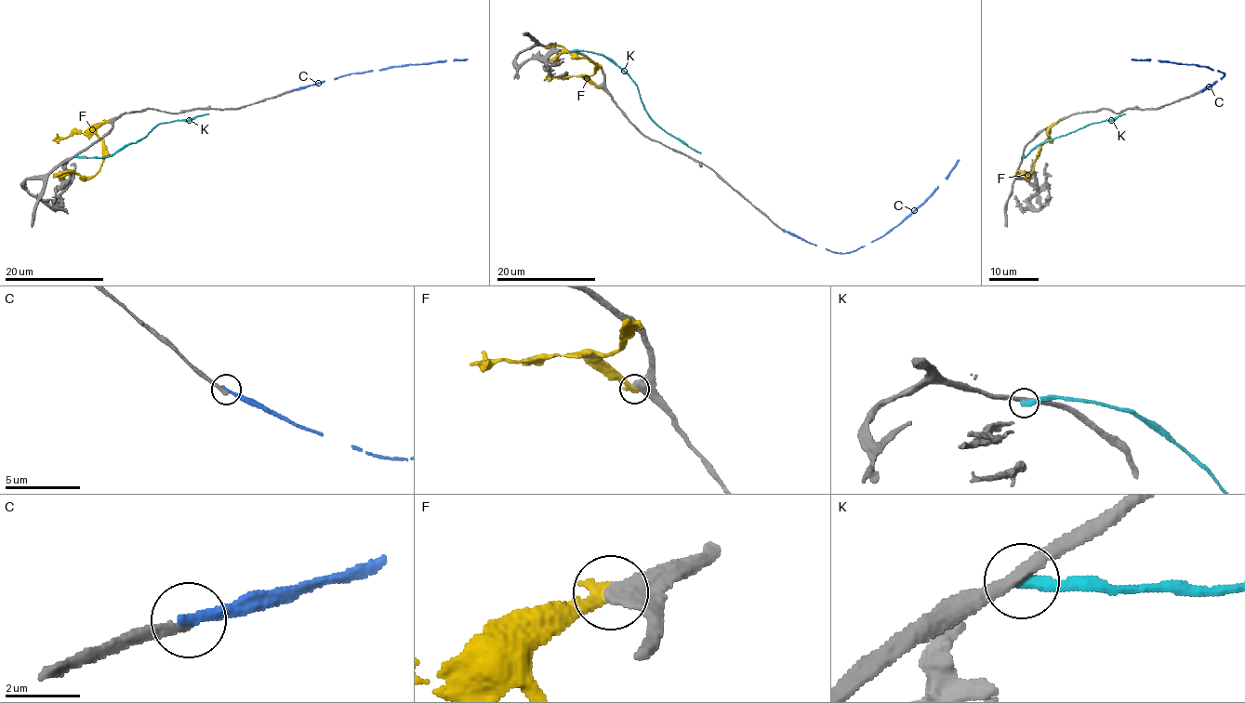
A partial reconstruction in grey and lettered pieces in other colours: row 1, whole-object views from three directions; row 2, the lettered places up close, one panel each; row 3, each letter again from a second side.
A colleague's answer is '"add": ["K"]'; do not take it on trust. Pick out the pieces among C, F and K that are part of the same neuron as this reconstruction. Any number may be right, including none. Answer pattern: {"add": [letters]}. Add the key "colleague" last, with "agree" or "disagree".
{"add": [], "colleague": "disagree"}

